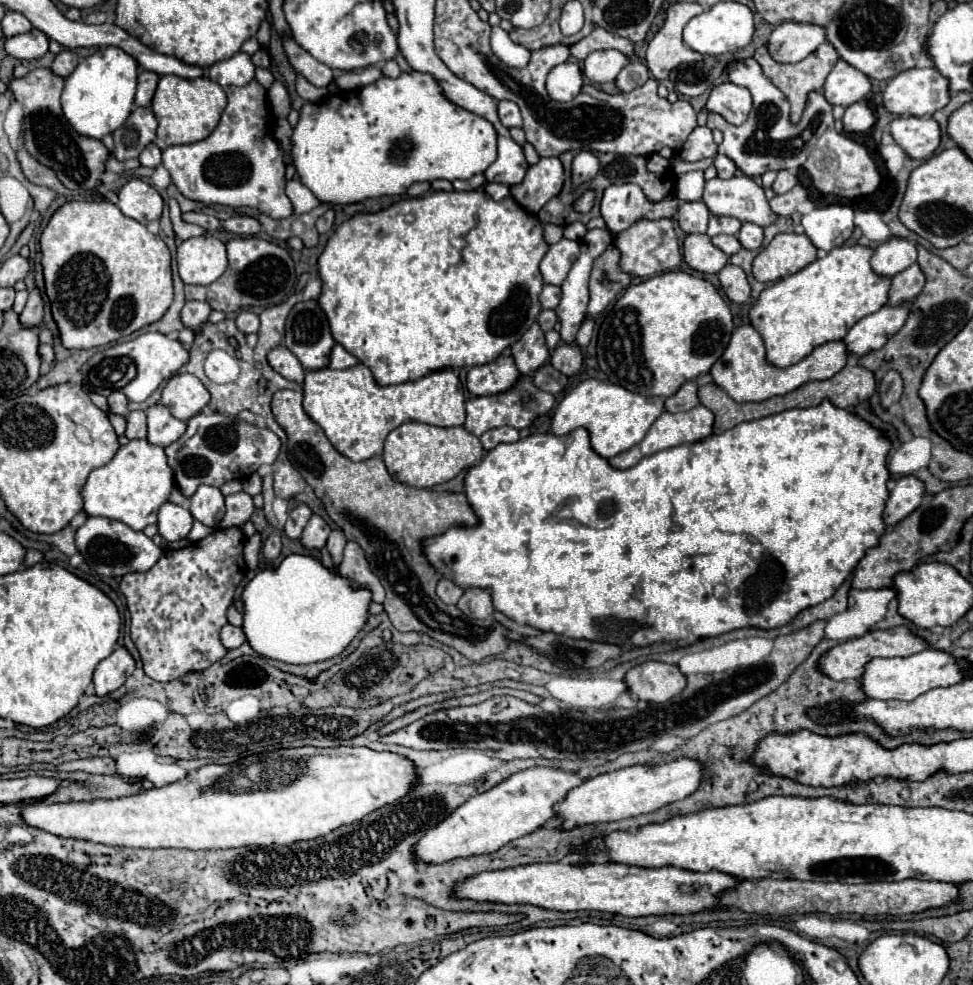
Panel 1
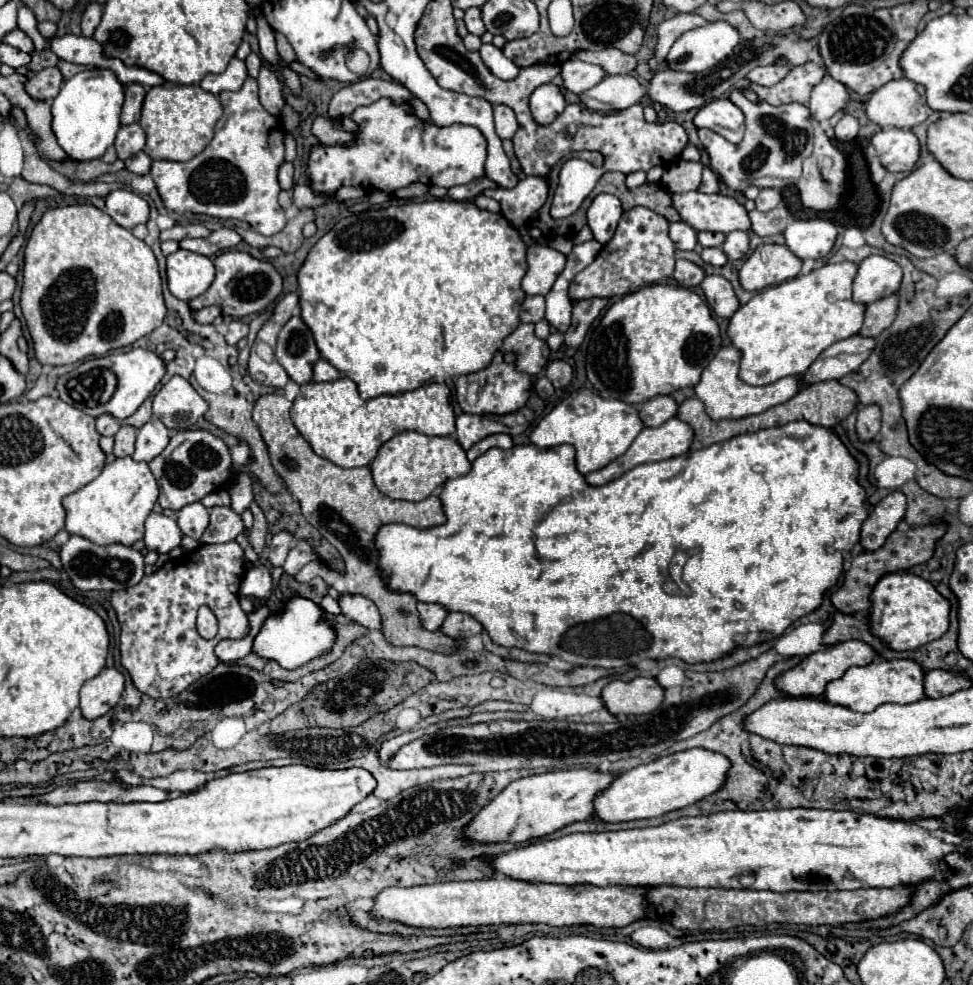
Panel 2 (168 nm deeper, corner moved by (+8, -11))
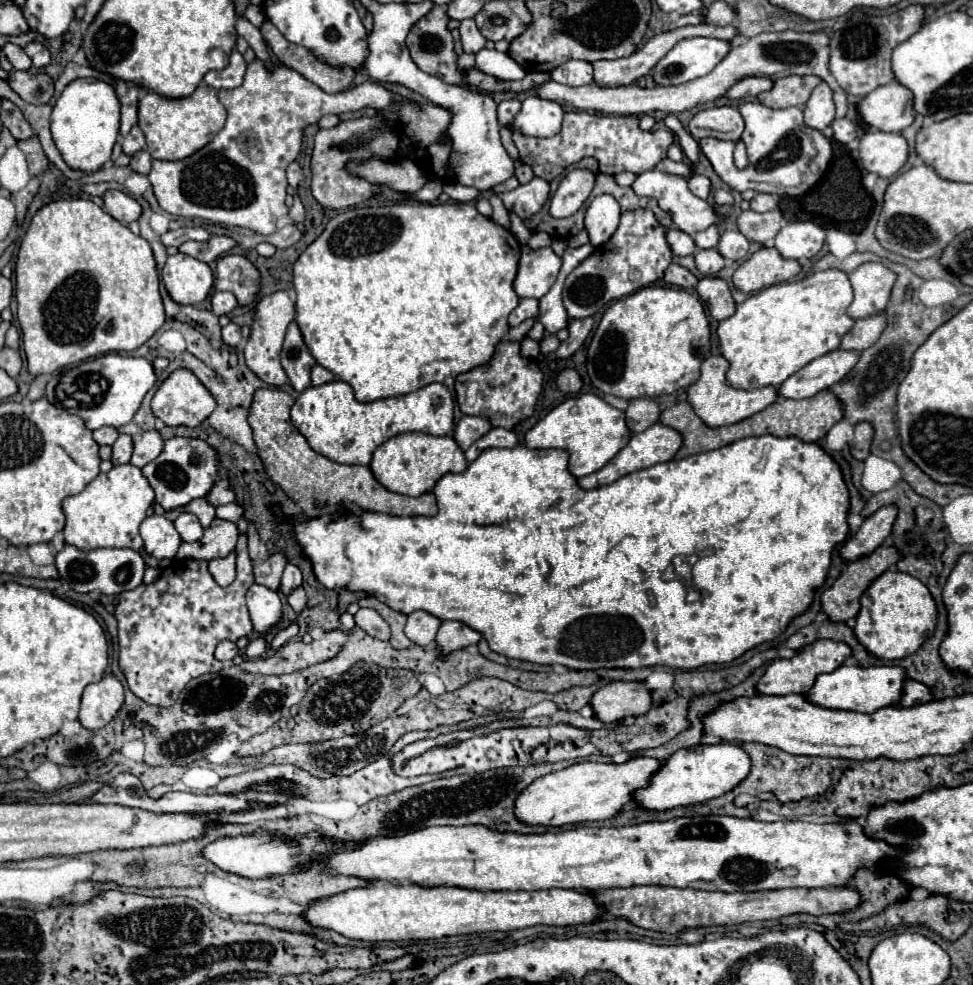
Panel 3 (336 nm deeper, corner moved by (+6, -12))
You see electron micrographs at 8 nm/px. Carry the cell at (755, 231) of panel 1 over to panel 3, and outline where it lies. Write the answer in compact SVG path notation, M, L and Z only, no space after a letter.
M724 231L720 235L718 251L724 259L740 261L748 255L748 247L750 247L750 241L740 231Z

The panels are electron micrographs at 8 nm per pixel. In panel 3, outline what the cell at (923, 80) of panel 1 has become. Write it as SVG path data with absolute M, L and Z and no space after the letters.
M890 81L882 87L874 89L856 107L858 107L862 121L878 131L896 131L898 133L898 131L906 129L908 125L912 125L912 121L916 117L916 111L912 107L912 93L904 85L900 85L898 81Z

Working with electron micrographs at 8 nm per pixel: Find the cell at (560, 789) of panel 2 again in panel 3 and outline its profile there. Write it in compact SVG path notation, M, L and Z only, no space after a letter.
M634 757L622 765L616 763L576 763L562 771L544 775L526 787L516 799L516 817L530 825L562 827L570 823L602 821L614 817L626 803L634 801L634 791L648 787L650 777L660 769L662 761L652 757Z

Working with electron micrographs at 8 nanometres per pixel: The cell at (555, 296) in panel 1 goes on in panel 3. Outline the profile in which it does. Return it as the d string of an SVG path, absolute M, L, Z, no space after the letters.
M520 299L518 307L510 313L508 317L508 325L510 327L516 327L520 325L524 319L528 317L536 317L538 315L538 301L536 299Z

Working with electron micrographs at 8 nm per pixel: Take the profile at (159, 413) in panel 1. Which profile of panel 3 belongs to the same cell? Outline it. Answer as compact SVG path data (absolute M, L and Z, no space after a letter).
M152 429L152 431L142 433L142 439L134 443L134 453L132 453L130 463L134 467L144 467L146 463L150 463L152 459L156 459L160 455L162 445L164 445L164 441L158 431Z

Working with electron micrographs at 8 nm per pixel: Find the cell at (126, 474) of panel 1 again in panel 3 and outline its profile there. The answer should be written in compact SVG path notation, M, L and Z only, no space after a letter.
M130 463L116 465L108 473L100 473L82 493L62 501L66 515L64 541L84 551L98 547L126 547L138 551L142 547L138 527L146 519L146 511L152 503L154 491L142 471Z

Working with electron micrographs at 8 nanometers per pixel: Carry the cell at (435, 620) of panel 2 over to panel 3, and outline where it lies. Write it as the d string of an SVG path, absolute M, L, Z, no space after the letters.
M414 611L408 615L404 633L414 645L430 645L434 643L438 627L440 627L440 619L436 619L434 615L426 611Z

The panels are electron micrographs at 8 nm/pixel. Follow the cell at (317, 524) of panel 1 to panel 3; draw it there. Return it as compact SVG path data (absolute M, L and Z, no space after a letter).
M288 563L286 565L286 569L284 569L284 575L282 575L282 583L280 583L280 591L282 591L282 595L290 595L296 587L300 587L302 585L302 573L300 573L300 569L296 567L296 565L292 565L292 563Z

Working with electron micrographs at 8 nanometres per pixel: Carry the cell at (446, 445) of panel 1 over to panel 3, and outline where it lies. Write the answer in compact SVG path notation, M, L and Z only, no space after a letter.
M402 433L386 443L382 443L370 461L370 469L374 477L394 493L402 493L408 497L418 497L426 491L432 491L436 481L446 473L462 473L468 467L462 449L448 435L434 437L426 433Z

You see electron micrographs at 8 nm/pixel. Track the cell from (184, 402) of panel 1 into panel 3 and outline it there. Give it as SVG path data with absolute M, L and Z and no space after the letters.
M190 369L172 371L170 377L158 387L158 391L152 397L152 413L170 427L176 425L198 427L214 409L216 409L216 401L212 393L198 381L198 377Z

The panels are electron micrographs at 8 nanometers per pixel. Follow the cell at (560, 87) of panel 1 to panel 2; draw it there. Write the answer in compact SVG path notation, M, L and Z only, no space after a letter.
M542 84L530 96L530 110L538 124L550 124L564 112L566 100L556 84Z

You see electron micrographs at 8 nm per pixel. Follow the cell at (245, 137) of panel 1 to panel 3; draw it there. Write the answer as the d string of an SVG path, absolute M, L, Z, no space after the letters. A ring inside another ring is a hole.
M258 57L248 65L244 83L236 89L220 89L218 99L228 111L224 129L206 147L182 161L152 161L148 179L164 211L182 217L202 217L226 227L246 227L260 235L274 233L278 217L288 215L288 207L284 205L288 187L284 167L298 157L306 127L318 123L322 115L340 115L364 107L390 109L398 113L410 141L424 147L446 143L446 131L452 123L448 109L406 101L374 81L330 95L298 71L278 67L276 63L266 65ZM394 101L402 101L404 105L394 107Z

